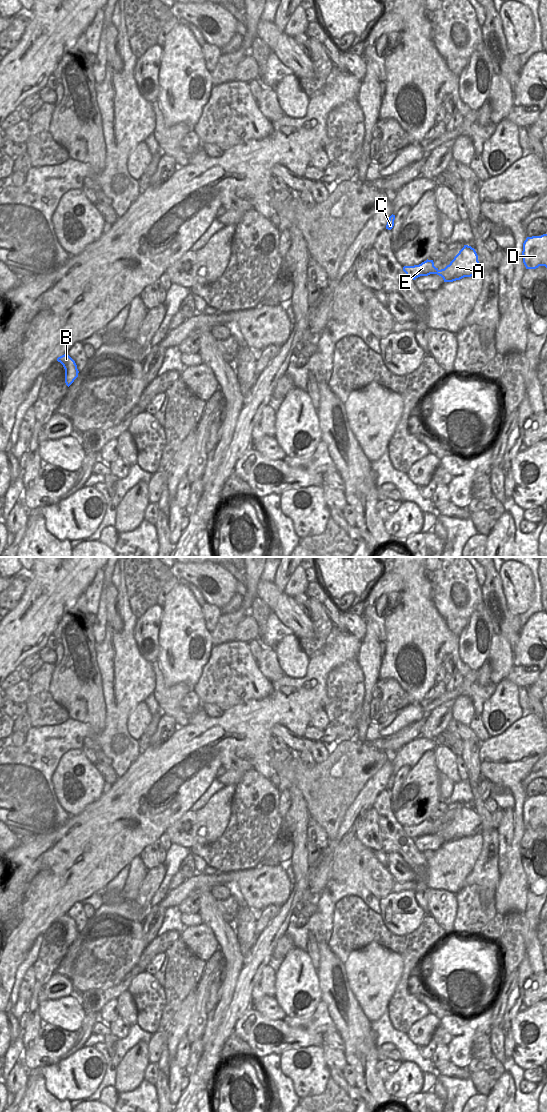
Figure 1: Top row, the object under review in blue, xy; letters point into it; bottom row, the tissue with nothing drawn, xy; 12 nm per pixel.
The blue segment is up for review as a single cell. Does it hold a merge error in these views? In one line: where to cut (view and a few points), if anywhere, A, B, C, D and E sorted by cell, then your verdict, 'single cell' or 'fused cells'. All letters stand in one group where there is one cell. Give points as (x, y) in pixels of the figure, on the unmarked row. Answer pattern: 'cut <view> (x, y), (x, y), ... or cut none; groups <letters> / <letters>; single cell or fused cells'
cut none; groups A B C D E; single cell

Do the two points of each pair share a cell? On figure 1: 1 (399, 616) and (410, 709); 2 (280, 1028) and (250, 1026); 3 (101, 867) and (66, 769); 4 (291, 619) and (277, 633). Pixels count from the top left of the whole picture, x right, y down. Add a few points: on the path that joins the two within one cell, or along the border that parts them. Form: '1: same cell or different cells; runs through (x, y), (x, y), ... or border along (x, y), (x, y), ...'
1: different cells; border along (409, 703), (419, 704)
2: same cell; runs through (273, 1026), (261, 1022), (257, 1024)
3: different cells; border along (99, 796), (76, 815), (70, 816)
4: different cells; border along (271, 610), (294, 633)

